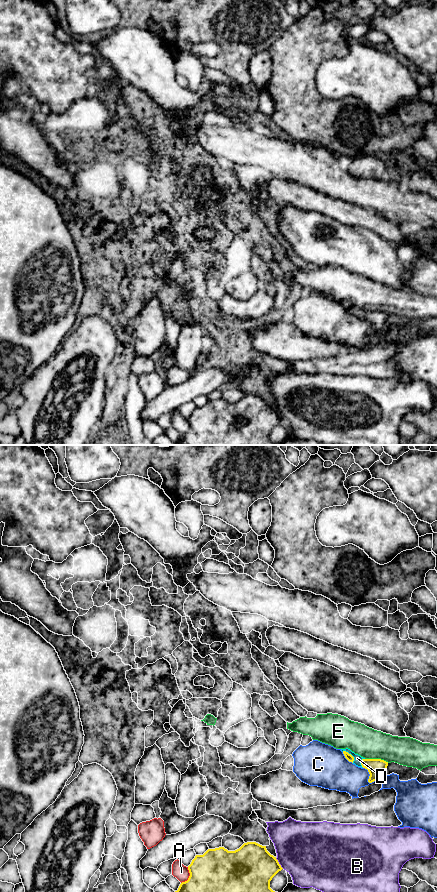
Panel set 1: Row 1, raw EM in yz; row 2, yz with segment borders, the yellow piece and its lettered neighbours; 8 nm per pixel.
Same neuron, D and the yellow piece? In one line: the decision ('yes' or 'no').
yes

